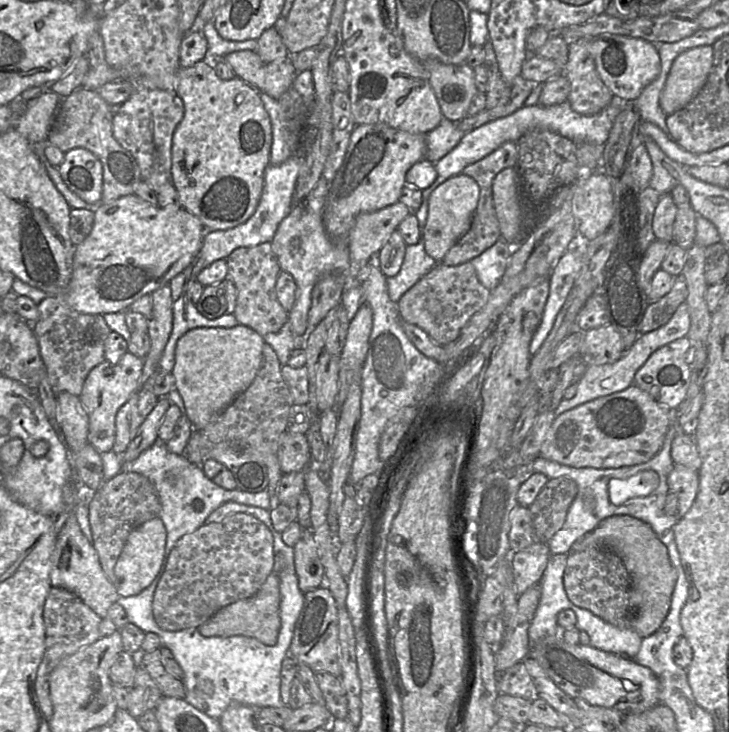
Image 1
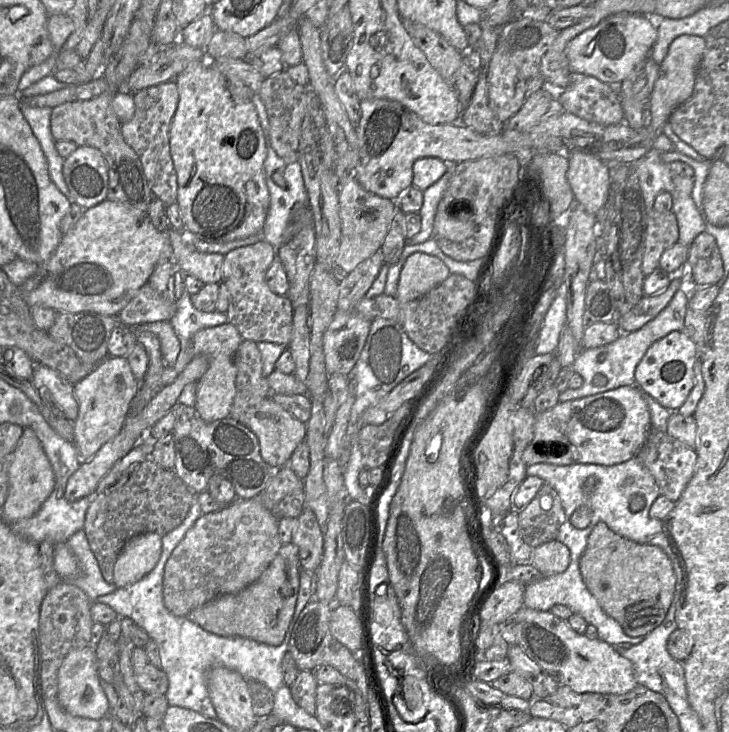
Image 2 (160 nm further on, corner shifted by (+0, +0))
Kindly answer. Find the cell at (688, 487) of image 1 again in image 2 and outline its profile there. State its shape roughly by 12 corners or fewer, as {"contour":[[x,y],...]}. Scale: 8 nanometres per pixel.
{"contour":[[654,428],[635,457],[675,503],[691,479],[694,448]]}

